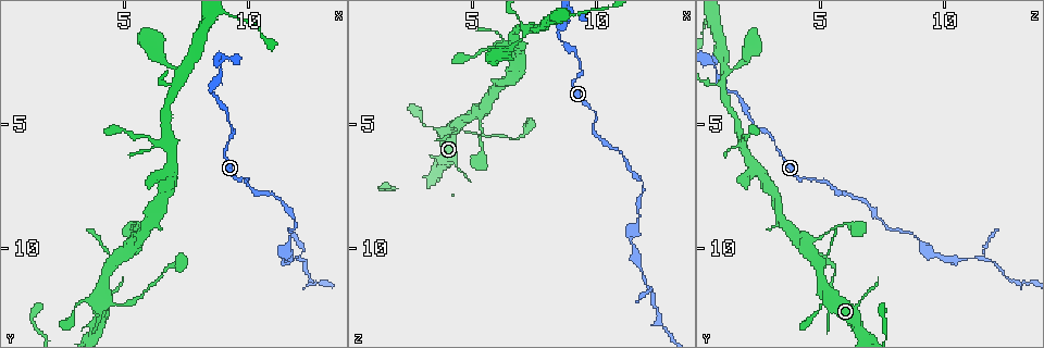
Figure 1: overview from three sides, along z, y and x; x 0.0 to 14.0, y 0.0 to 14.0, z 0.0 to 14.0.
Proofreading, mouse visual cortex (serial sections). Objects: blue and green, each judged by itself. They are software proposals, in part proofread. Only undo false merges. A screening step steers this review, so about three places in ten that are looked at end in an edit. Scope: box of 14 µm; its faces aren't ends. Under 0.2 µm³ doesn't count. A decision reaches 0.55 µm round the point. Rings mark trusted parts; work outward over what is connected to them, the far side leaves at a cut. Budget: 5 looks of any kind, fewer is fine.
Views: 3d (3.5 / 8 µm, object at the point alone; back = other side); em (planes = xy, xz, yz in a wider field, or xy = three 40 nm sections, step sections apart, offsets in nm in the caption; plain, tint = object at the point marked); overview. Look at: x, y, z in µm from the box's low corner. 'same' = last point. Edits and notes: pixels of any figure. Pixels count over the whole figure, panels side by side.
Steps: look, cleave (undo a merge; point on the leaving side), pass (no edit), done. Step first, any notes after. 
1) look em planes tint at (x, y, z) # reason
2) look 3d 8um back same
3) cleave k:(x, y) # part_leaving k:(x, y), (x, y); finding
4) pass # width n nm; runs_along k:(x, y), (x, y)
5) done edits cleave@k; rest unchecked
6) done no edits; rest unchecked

look 3d 3.5um at (7.2, 3.2, 1.1) # thin arm on a thick one

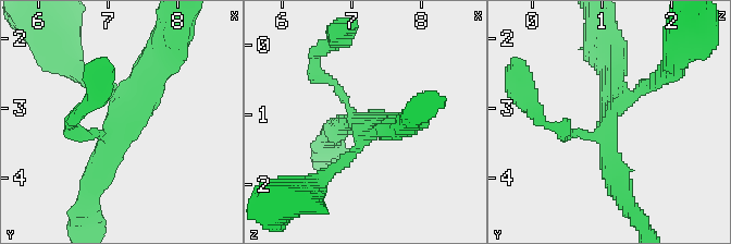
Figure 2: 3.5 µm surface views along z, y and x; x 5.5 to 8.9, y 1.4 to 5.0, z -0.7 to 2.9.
look em xy step 5 tint at (7.15, 3.20, 1.10) # arms 4; arm_widths 150, 150, 300, 350 nm

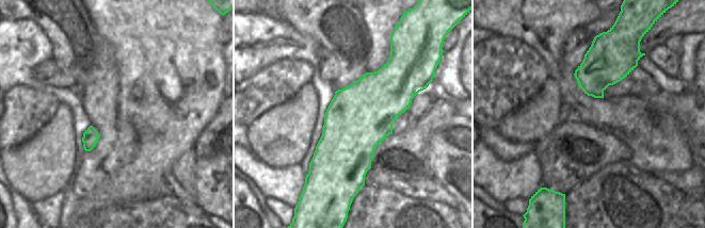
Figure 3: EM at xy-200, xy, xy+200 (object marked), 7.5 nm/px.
pass # all the same cell

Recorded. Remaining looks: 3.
look 3d 8um at (9.9, 7.2, 4.6) # a narrow waist

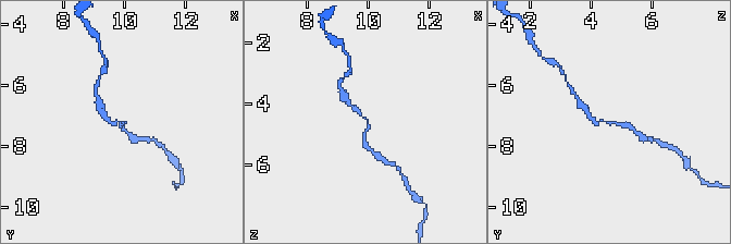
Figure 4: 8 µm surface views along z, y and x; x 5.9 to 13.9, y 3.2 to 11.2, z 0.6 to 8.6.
look 3d 3.5um at (9.9, 7.3, 4.4) # closer look

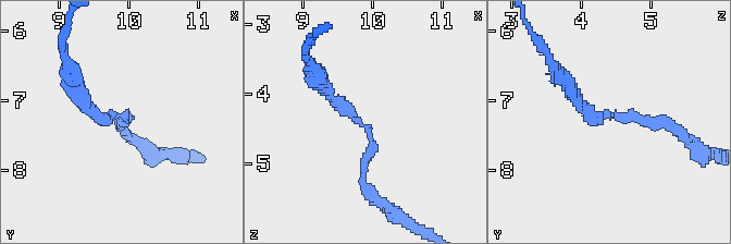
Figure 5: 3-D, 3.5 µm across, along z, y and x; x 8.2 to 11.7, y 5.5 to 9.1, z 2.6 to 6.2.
look em xy step 5 tint at (9.90, 7.20, 4.50) # arm_widths 150, 200 nm

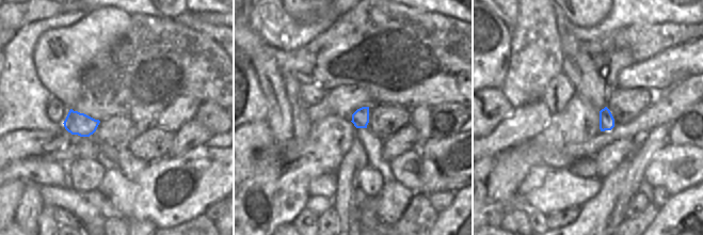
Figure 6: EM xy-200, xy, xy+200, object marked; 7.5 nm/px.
pass # continuous, no second cell

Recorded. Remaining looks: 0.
done no edits; rest unchecked

